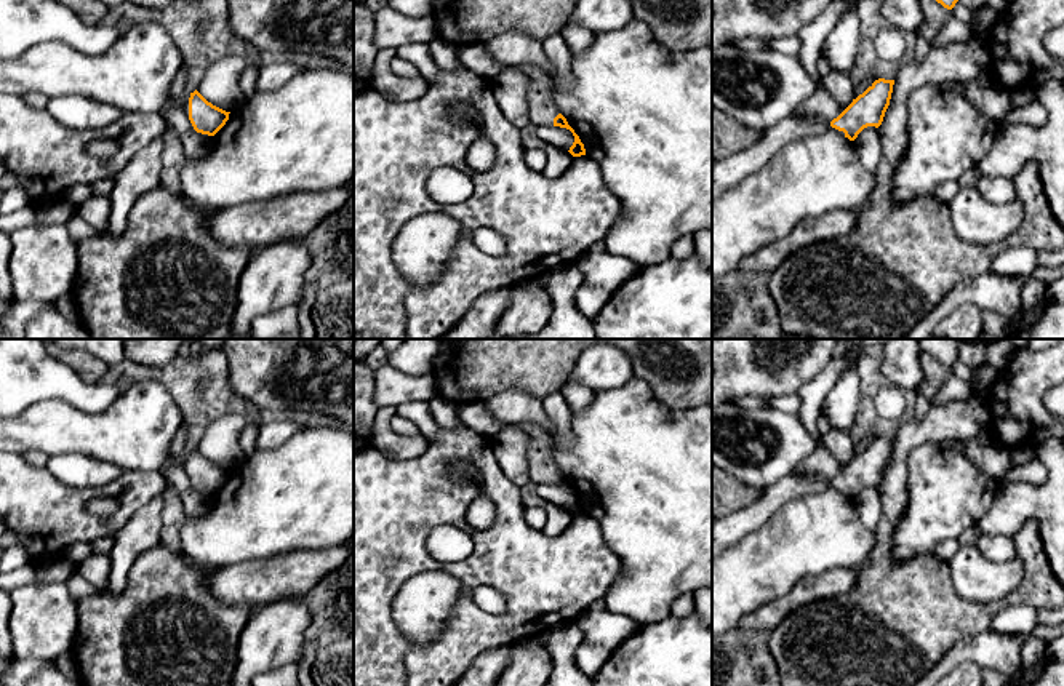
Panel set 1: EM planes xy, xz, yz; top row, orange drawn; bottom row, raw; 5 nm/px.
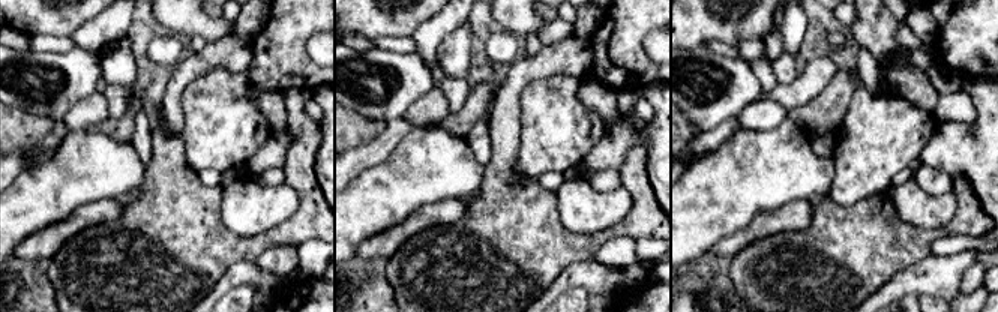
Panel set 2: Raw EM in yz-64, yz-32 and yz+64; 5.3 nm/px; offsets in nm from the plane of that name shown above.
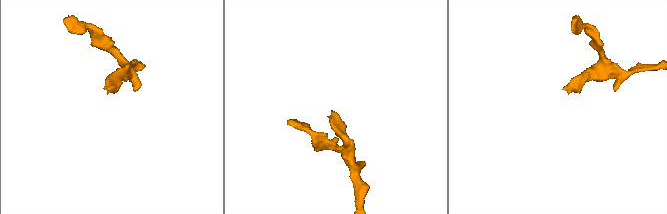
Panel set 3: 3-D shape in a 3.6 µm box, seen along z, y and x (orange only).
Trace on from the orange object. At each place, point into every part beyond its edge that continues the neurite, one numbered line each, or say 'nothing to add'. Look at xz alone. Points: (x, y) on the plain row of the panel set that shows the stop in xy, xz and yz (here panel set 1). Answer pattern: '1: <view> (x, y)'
1: xz (543, 469)

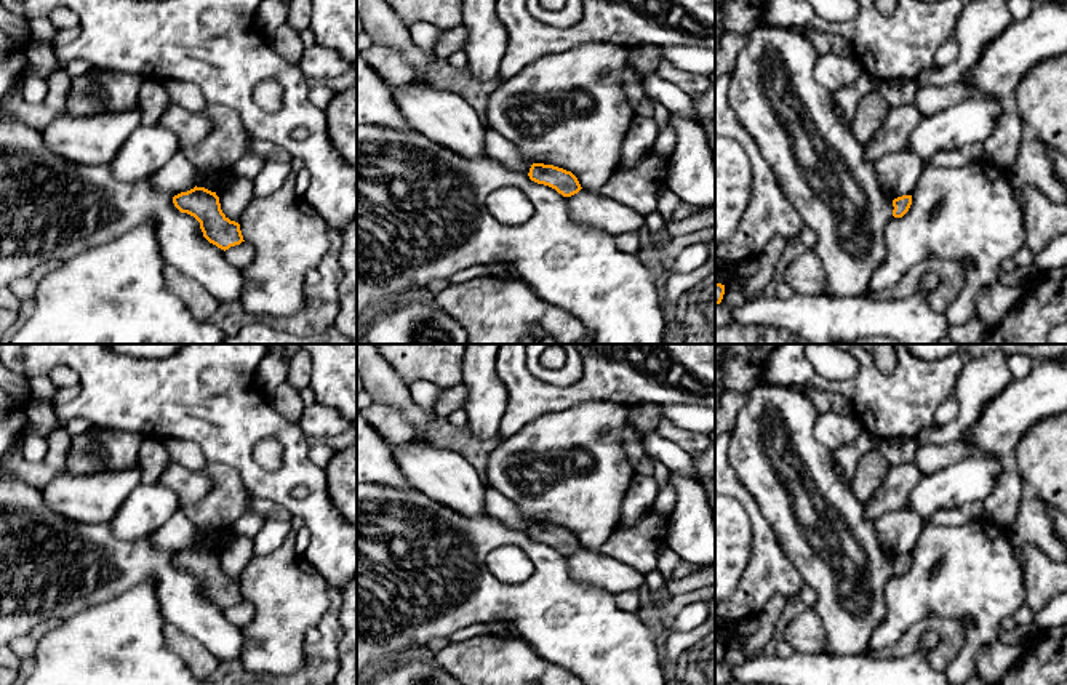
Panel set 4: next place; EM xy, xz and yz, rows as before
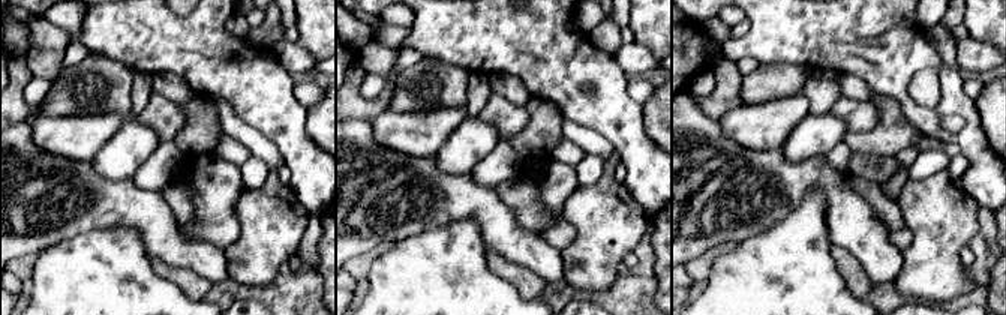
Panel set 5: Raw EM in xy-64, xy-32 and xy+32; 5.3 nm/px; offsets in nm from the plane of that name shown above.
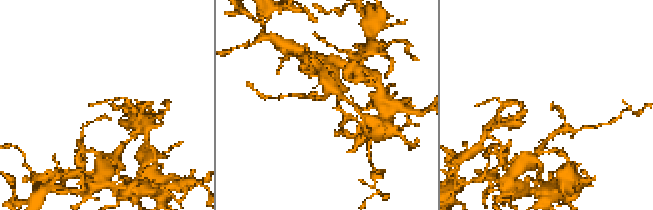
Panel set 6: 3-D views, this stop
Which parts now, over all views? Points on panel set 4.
nothing to add

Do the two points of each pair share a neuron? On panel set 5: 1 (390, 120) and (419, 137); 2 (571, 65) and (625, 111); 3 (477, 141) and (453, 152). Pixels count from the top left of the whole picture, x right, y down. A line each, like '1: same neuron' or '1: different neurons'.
1: same neuron
2: same neuron
3: same neuron

